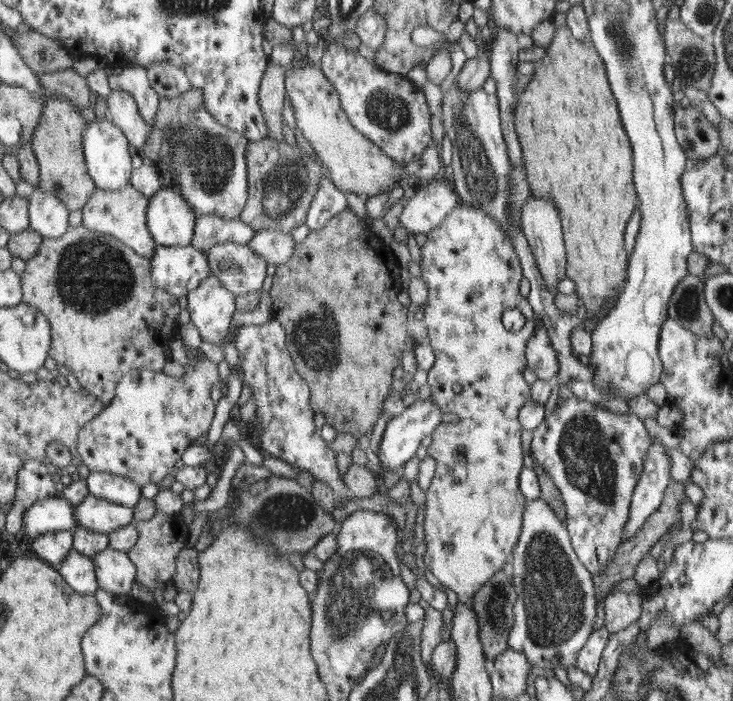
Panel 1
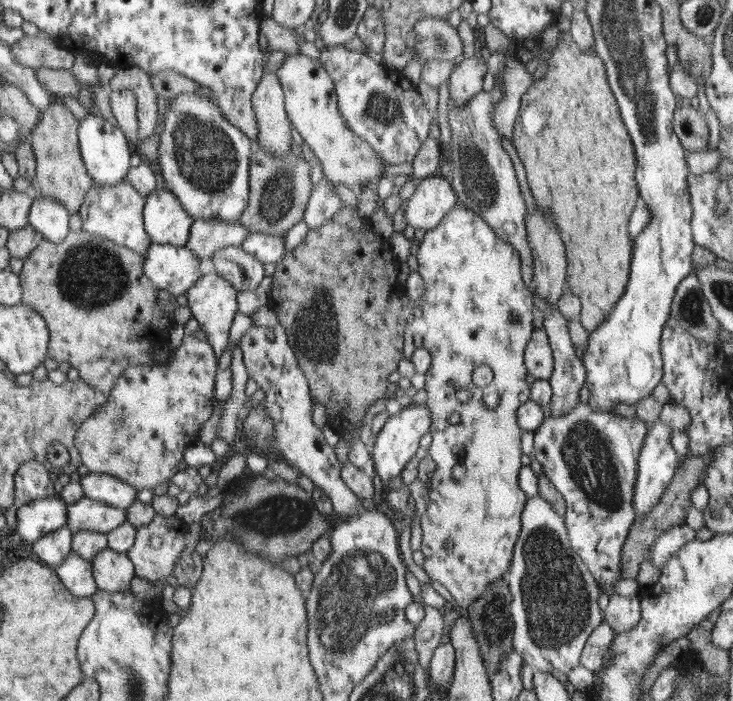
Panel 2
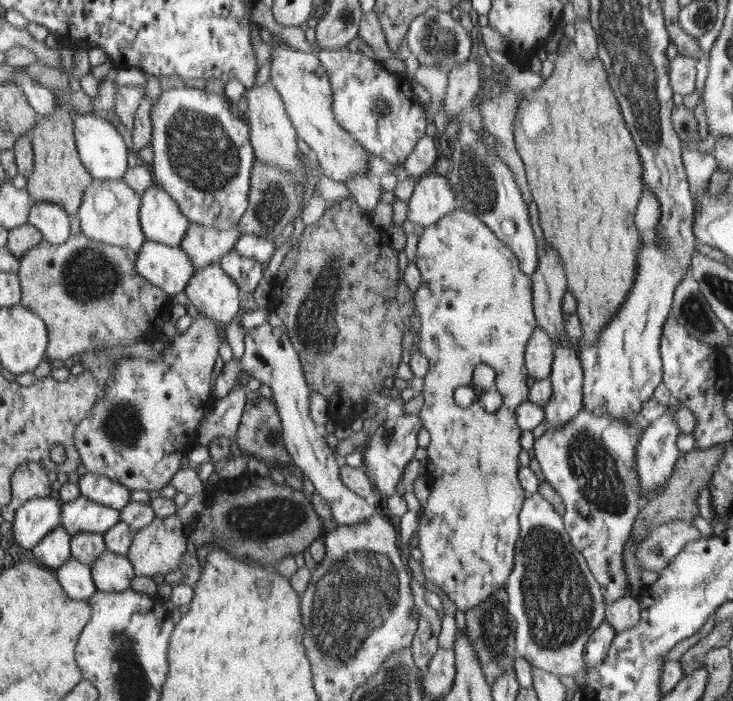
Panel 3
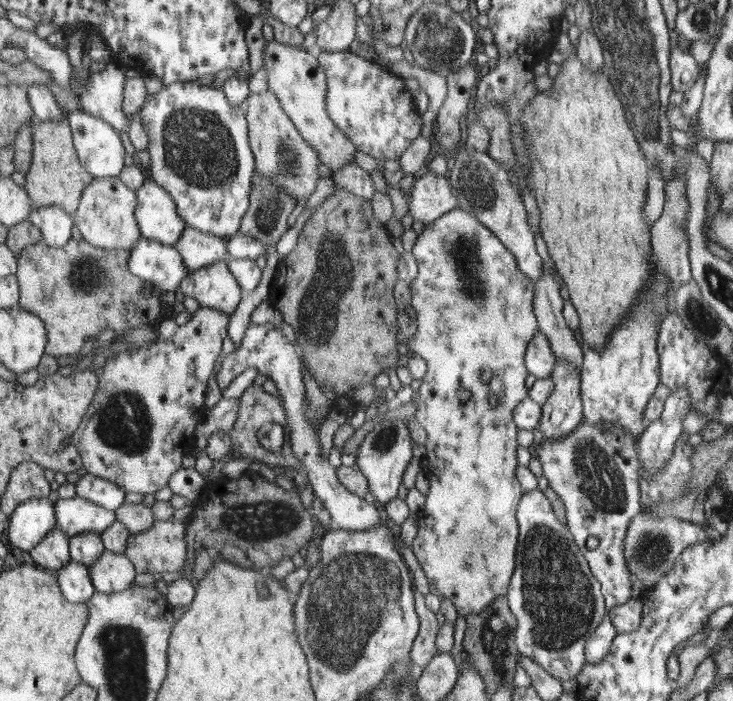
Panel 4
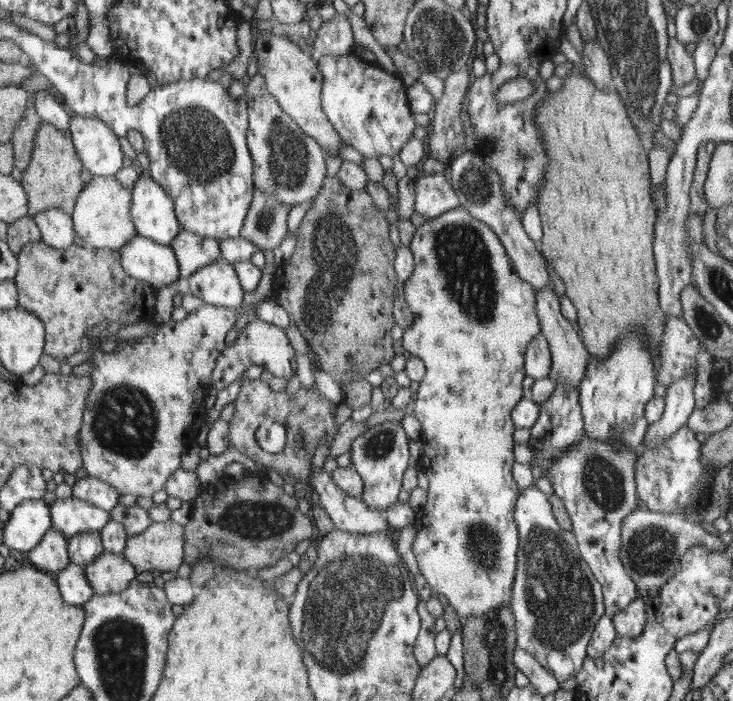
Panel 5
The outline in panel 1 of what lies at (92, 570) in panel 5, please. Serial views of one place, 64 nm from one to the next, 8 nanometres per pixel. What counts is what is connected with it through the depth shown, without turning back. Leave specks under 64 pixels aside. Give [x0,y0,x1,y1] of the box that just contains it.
[92,547,137,594]

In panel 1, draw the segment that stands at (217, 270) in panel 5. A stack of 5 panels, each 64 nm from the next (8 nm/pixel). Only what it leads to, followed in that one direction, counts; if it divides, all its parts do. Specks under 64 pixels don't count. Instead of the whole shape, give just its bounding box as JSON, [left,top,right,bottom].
[187,274,234,344]

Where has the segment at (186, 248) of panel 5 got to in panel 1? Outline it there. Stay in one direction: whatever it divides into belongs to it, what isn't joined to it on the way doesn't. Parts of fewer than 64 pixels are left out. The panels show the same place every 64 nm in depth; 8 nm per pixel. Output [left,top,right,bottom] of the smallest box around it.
[191,214,255,253]

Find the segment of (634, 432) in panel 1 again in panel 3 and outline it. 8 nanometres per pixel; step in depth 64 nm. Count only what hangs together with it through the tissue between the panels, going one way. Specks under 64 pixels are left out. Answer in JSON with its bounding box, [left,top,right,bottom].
[533,408,643,604]

